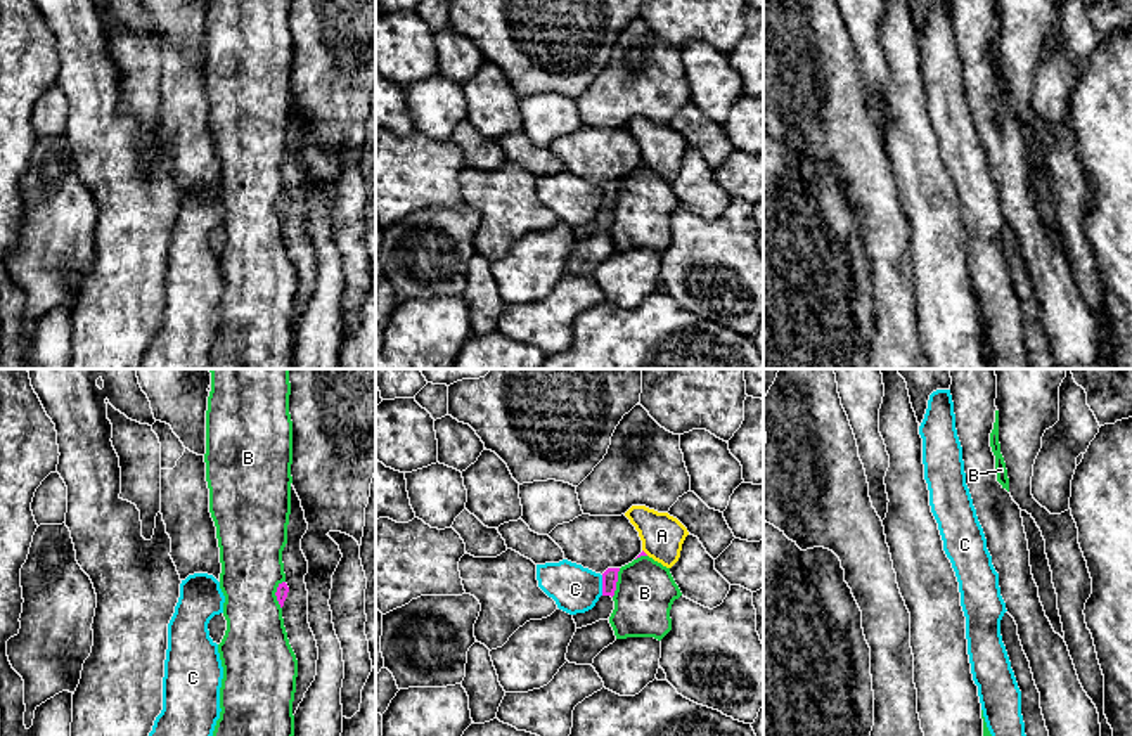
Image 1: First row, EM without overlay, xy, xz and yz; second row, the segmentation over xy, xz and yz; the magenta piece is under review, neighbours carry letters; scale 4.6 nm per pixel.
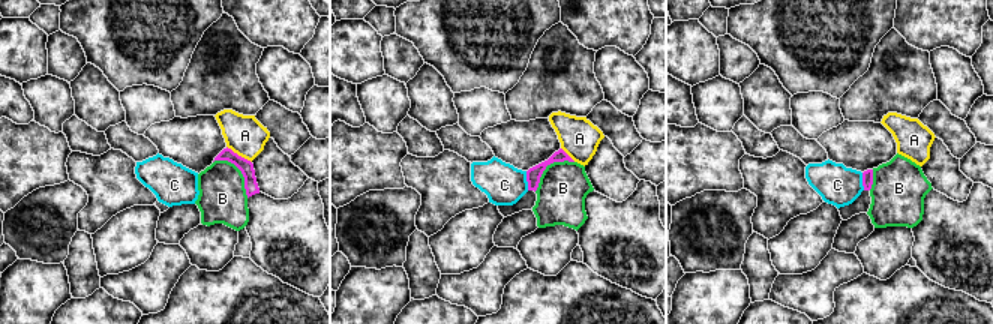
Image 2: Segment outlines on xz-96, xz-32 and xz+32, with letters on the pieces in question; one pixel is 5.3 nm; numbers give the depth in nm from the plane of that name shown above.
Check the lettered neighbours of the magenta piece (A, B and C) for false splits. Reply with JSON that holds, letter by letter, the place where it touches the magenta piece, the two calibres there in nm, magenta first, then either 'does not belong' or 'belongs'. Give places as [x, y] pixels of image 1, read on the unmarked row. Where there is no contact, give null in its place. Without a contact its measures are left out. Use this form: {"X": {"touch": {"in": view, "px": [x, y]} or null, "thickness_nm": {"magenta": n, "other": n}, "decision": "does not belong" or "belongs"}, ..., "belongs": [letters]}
{"A": {"touch": {"in": "xz", "px": [644, 165]}, "thickness_nm": {"magenta": 20, "other": 200}, "decision": "does not belong"}, "B": {"touch": {"in": "xy", "px": [276, 206]}, "thickness_nm": {"magenta": 60, "other": 300}, "decision": "does not belong"}, "C": {"touch": {"in": "xz", "px": [603, 198]}, "thickness_nm": {"magenta": 80, "other": 220}, "decision": "does not belong"}, "belongs": []}

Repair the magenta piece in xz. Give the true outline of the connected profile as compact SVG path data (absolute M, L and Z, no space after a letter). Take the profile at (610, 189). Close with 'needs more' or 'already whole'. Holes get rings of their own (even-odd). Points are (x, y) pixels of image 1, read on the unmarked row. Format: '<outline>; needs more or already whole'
M608 180L602 185L602 208L599 210L599 213L595 215L595 218L592 222L573 227L576 241L592 237L599 232L609 232L609 229L614 222L613 208L616 203L618 184L620 184L620 180Z; needs more

